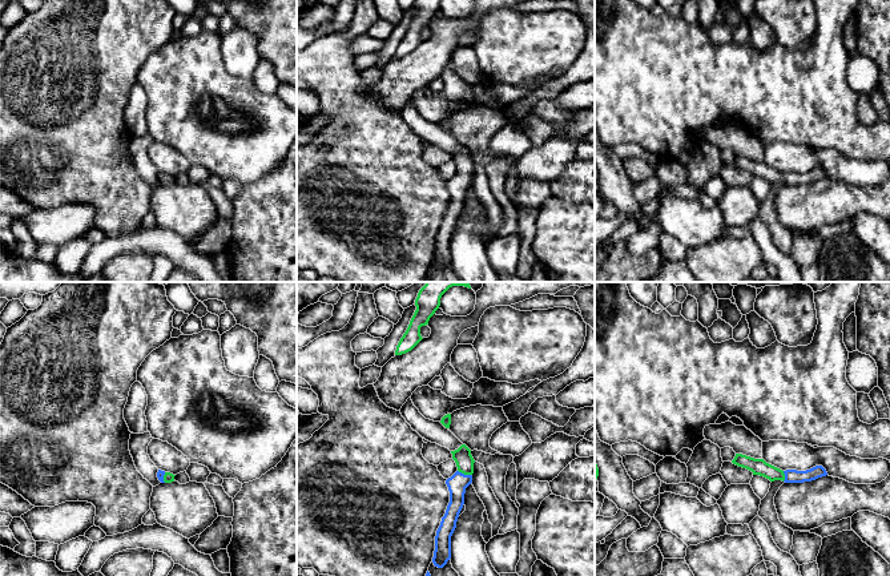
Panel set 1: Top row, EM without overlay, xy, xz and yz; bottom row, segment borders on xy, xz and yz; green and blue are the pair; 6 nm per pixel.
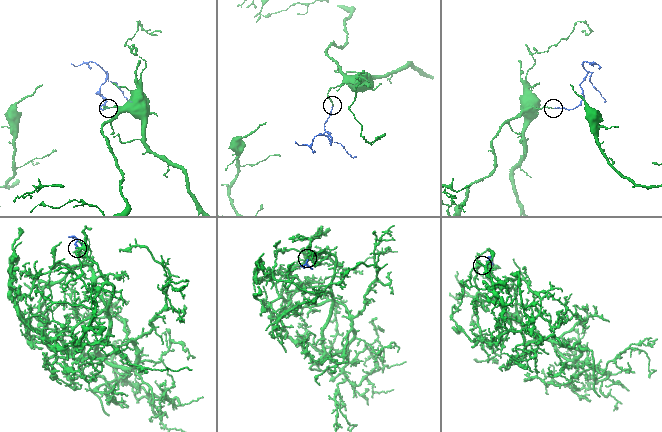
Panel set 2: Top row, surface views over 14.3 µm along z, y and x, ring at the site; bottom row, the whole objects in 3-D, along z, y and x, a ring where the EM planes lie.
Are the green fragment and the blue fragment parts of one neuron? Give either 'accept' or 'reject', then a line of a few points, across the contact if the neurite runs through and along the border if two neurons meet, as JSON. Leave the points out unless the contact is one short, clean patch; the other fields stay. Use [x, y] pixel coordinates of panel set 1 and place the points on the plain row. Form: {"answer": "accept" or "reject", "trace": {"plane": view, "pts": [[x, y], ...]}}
{"answer": "accept", "trace": {"plane": "xz", "pts": [[464, 164], [464, 176], [456, 186]]}}

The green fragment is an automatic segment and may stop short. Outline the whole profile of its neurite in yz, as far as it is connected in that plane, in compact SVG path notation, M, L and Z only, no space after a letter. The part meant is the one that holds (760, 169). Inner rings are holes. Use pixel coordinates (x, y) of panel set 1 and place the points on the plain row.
M736 156L732 165L752 173L753 177L764 178L770 184L782 182L785 185L804 185L827 177L826 172L822 168L816 168L806 173L797 173L797 172L782 173L766 165L764 161L754 161L742 156Z

